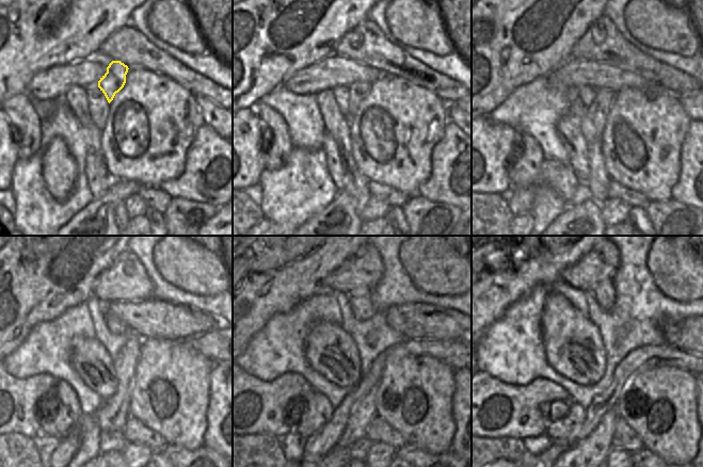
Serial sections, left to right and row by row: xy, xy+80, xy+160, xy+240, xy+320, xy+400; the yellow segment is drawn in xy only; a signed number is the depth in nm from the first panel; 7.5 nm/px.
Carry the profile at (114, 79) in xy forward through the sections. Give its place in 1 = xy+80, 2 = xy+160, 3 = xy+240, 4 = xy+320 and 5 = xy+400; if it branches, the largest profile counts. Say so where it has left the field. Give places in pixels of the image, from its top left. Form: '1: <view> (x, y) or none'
1: xy+80 (357, 91)
2: xy+160 (597, 111)
3: xy+240 (112, 416)
4: xy+320 (363, 411)
5: xy+400 (590, 452)

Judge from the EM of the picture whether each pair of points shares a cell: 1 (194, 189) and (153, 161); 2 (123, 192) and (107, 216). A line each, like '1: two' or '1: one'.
1: two
2: one

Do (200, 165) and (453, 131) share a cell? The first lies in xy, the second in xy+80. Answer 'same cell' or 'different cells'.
same cell

